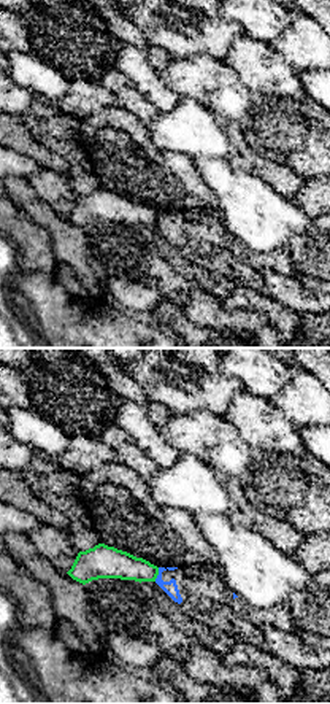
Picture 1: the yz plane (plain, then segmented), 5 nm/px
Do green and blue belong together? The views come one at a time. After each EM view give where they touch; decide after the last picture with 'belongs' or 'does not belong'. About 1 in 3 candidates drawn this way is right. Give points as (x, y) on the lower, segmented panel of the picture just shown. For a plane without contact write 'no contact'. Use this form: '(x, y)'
(157, 574)

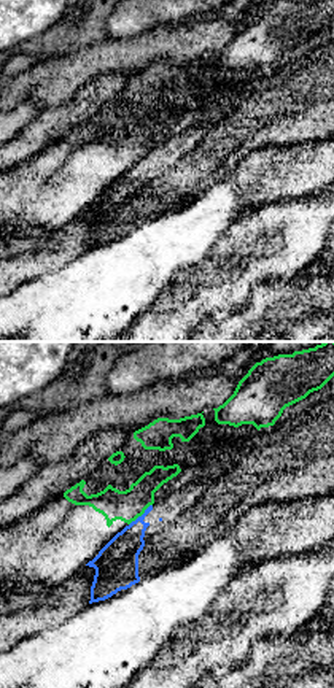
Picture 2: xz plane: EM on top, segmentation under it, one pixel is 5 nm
(140, 515)

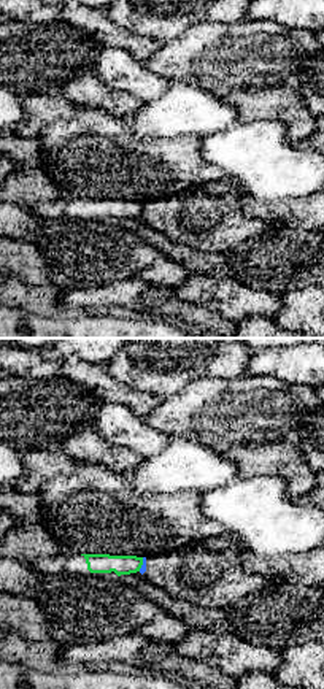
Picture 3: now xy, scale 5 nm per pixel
(142, 564)

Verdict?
does not belong

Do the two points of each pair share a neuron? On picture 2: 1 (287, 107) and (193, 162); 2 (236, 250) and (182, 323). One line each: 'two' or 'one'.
1: one
2: one

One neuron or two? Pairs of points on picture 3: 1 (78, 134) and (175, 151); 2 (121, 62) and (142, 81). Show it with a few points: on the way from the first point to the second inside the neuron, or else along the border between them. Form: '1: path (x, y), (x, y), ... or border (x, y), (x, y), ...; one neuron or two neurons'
1: path (102, 151), (151, 151); one neuron
2: path (126, 67), (137, 78); one neuron

